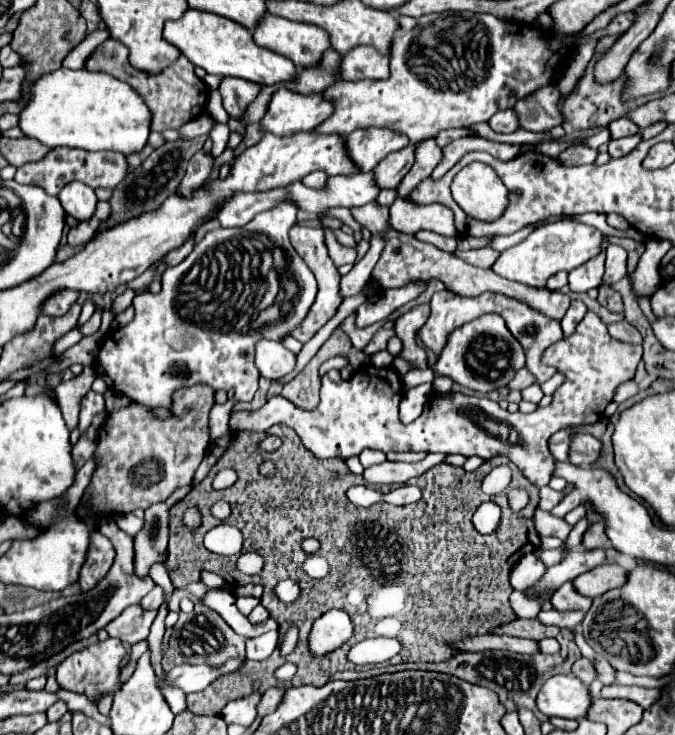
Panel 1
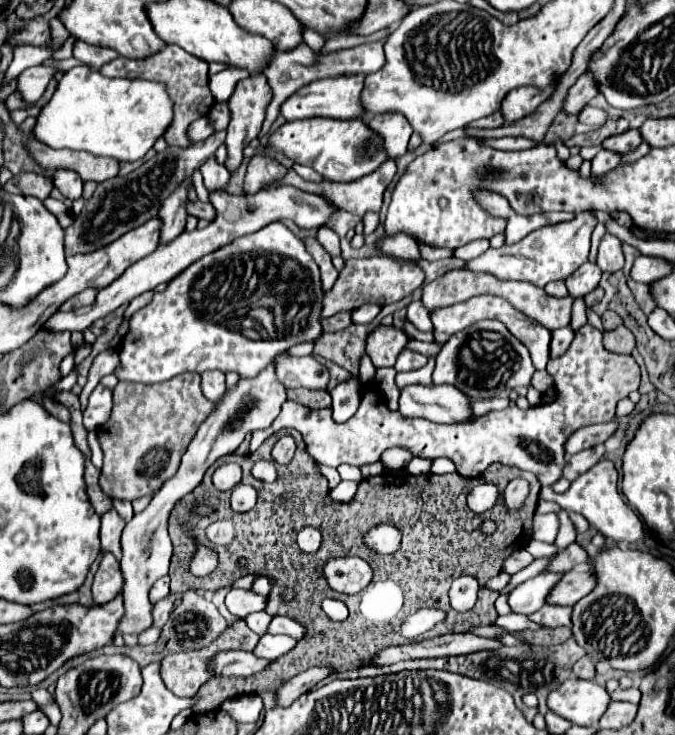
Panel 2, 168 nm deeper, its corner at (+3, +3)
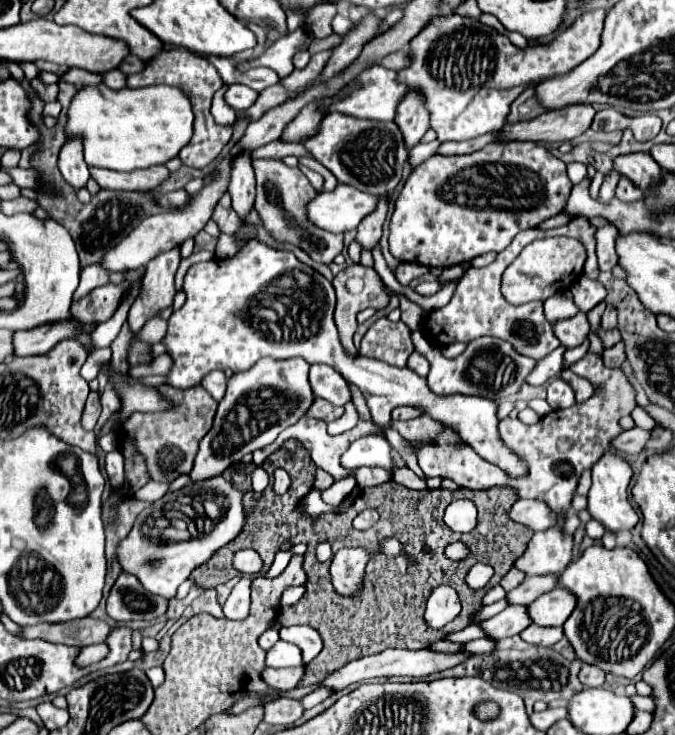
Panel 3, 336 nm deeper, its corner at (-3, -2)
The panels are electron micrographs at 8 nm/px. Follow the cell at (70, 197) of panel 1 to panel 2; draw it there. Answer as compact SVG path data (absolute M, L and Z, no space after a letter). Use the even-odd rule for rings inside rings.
M58 170L58 172L54 172L52 180L54 180L54 186L62 192L64 198L68 198L72 202L82 198L84 182L82 182L82 178L76 172L72 172L72 170Z

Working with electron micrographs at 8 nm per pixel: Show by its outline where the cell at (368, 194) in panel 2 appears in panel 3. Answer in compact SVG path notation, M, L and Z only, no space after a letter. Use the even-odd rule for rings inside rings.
M382 197L382 203L378 203L378 211L374 211L374 215L368 215L360 225L358 225L358 233L356 233L356 241L360 243L362 249L372 251L374 245L378 243L380 235L382 235L382 223L386 219L386 197Z

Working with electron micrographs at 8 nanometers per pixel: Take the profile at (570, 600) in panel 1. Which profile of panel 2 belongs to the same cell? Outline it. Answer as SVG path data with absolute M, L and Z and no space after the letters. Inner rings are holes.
M546 604L544 608L540 608L536 614L530 616L530 620L548 626L548 628L556 628L556 626L572 626L572 606L552 606Z

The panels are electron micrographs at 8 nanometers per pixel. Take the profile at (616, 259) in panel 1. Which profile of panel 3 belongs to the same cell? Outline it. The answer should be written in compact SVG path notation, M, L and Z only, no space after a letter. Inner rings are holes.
M604 225L596 229L596 257L600 271L610 271L618 265L618 255L614 251L614 239L618 237L618 229L614 225Z

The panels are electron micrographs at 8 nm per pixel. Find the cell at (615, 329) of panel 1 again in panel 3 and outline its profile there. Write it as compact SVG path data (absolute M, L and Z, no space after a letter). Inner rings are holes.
M622 343L610 347L610 349L604 349L602 351L602 359L604 359L604 365L608 367L620 367L624 361L626 361L626 355L622 355Z

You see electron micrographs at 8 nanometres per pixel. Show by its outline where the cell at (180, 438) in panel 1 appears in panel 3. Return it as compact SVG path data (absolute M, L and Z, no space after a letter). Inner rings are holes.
M162 385L158 389L162 389L162 395L166 395L166 399L174 399L174 403L178 403L178 411L134 413L124 423L124 431L126 435L134 437L138 451L146 457L152 479L170 483L176 477L190 473L194 465L194 457L198 453L198 443L212 427L218 403L210 397L210 393L202 385L194 385L186 391L168 385Z

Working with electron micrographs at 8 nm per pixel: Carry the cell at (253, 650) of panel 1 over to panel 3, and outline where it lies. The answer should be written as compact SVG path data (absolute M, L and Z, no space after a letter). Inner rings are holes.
M278 641L268 653L266 653L266 665L280 669L280 667L300 667L302 665L302 657L296 645L286 643L286 641Z

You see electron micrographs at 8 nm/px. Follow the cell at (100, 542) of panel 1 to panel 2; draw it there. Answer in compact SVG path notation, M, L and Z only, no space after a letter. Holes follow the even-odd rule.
M102 552L102 562L92 582L92 598L96 604L110 602L118 592L122 592L120 564L110 552Z

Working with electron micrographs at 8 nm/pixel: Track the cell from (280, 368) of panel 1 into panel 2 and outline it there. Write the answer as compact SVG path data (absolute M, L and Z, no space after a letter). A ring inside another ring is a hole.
M288 352L276 354L276 378L286 386L286 388L326 388L328 384L328 370L316 362L312 356L296 358L290 356Z

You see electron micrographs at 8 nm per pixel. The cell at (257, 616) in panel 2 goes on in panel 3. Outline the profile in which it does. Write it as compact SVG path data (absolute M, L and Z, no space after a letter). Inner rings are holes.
M268 629L268 631L264 631L264 633L260 635L258 645L260 645L264 651L268 651L278 639L280 639L280 637L278 637L278 629Z

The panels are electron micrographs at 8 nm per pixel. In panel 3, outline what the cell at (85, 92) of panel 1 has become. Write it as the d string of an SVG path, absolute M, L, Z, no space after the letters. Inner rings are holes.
M102 85L102 87L84 87L72 99L72 105L70 105L70 111L68 111L68 125L66 125L66 135L68 137L80 135L84 139L84 159L86 159L86 163L90 167L100 167L100 169L110 169L110 171L136 171L136 169L148 169L148 167L154 167L154 165L164 165L170 159L178 157L180 149L190 143L192 133L194 133L194 113L192 113L190 99L178 87L170 87L170 85L152 85L152 87L142 87L142 89L128 89L126 87L122 91L110 91L106 85Z

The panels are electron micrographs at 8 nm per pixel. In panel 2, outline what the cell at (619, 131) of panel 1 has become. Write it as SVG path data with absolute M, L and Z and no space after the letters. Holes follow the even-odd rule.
M636 128L632 130L626 130L622 134L614 134L614 136L608 136L602 146L608 148L608 150L614 150L614 152L620 152L620 154L626 154L630 148L636 148L638 144L642 142L642 136Z

